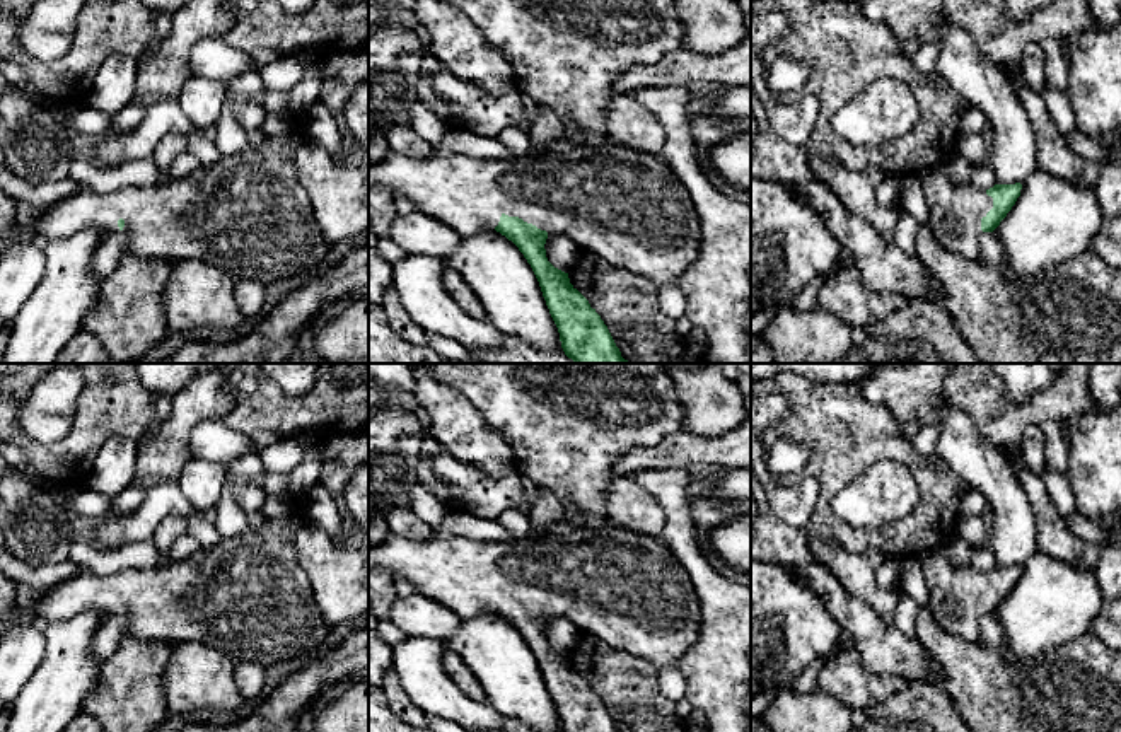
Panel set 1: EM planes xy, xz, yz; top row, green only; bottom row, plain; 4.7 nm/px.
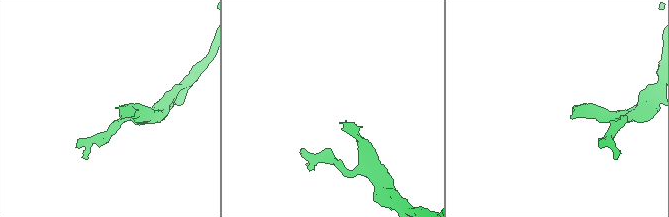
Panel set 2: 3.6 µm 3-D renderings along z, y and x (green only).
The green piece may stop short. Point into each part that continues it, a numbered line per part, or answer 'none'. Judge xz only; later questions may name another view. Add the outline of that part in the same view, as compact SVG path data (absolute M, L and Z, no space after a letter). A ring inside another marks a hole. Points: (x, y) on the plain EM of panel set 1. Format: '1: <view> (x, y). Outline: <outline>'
1: xz (627, 589). Outline: M580 522L508 543L476 543L456 539L415 539L387 532L380 543L369 548L369 572L384 570L391 578L406 578L416 592L452 609L461 619L469 619L485 609L495 611L500 599L519 599L548 614L548 619L565 618L584 635L592 635L613 648L633 654L657 671L677 667L677 660L700 636L700 602L686 568L659 539L621 527L590 529Z

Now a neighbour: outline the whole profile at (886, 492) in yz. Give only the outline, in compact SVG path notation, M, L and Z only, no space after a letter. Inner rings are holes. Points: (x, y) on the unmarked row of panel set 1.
M877 462L831 500L838 517L853 527L884 527L908 515L918 503L911 473L897 462Z

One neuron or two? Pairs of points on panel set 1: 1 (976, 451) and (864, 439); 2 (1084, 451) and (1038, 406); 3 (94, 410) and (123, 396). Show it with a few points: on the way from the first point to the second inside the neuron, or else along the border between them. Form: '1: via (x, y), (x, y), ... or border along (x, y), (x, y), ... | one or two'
1: border along (935, 451), (963, 480) | two
2: border along (1101, 408), (1074, 413), (1063, 422) | two
3: via (101, 410), (116, 401) | one

